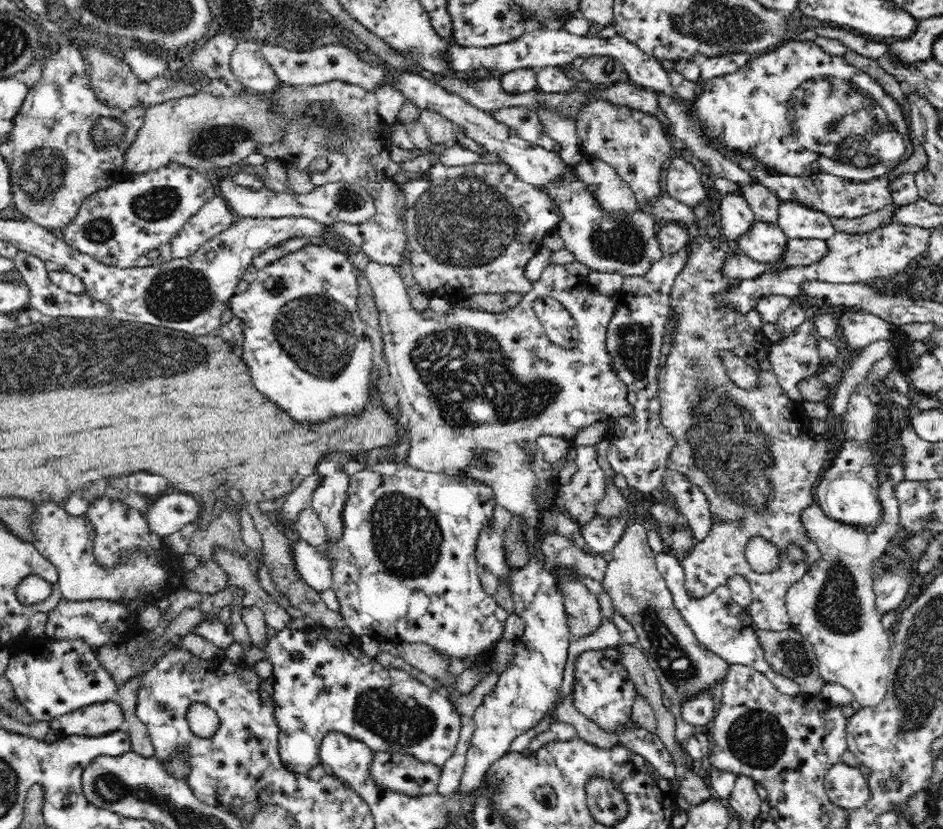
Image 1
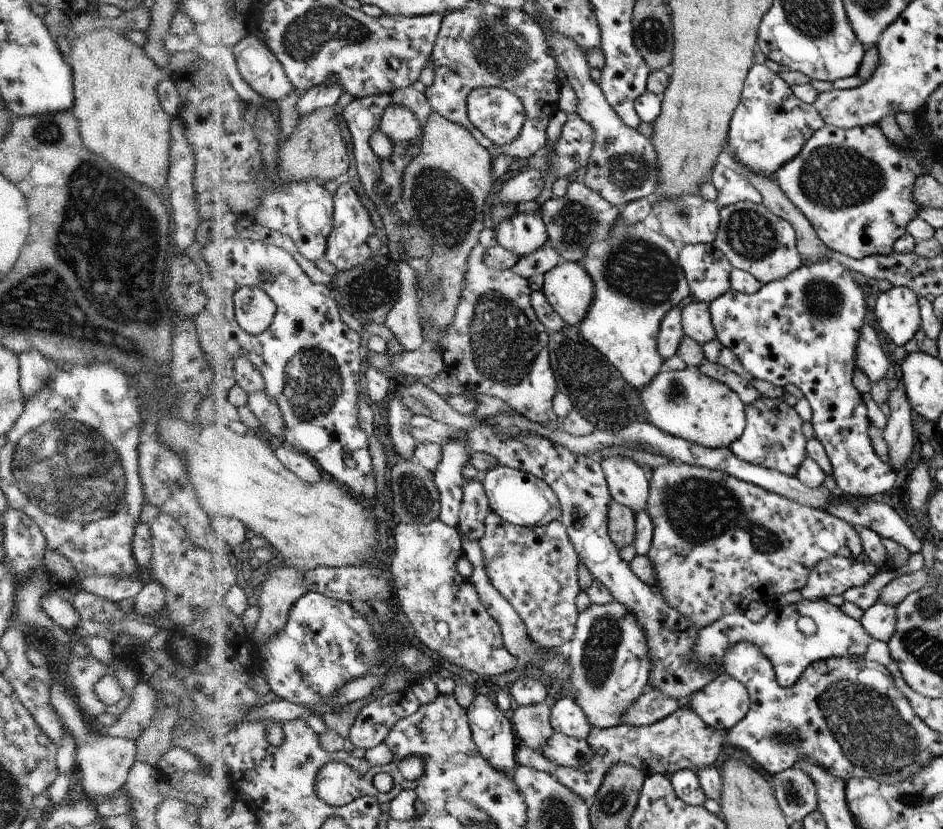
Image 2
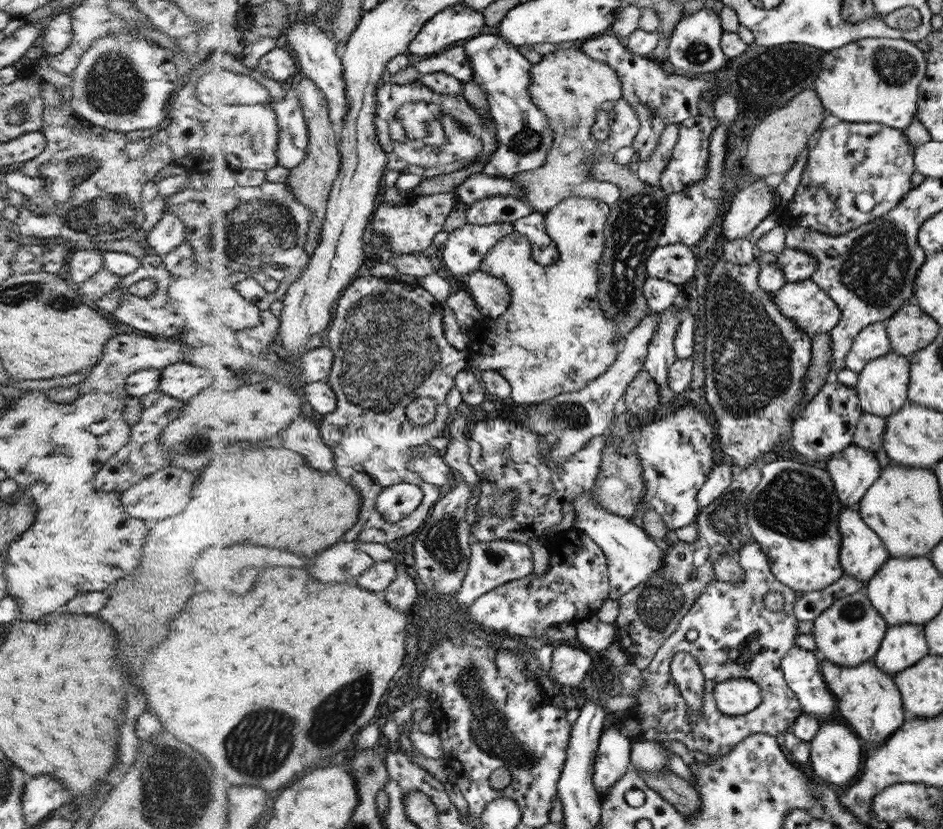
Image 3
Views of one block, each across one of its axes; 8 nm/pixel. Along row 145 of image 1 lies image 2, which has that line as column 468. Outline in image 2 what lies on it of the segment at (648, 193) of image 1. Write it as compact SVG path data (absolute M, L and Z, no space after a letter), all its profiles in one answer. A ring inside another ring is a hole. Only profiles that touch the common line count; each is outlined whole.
M441 519L432 524L401 522L394 535L390 570L393 573L397 604L403 608L421 641L450 663L474 673L491 677L514 670L520 664L519 660L506 650L498 622L482 606L474 585L460 572L458 563L464 552L459 527L450 526Z

